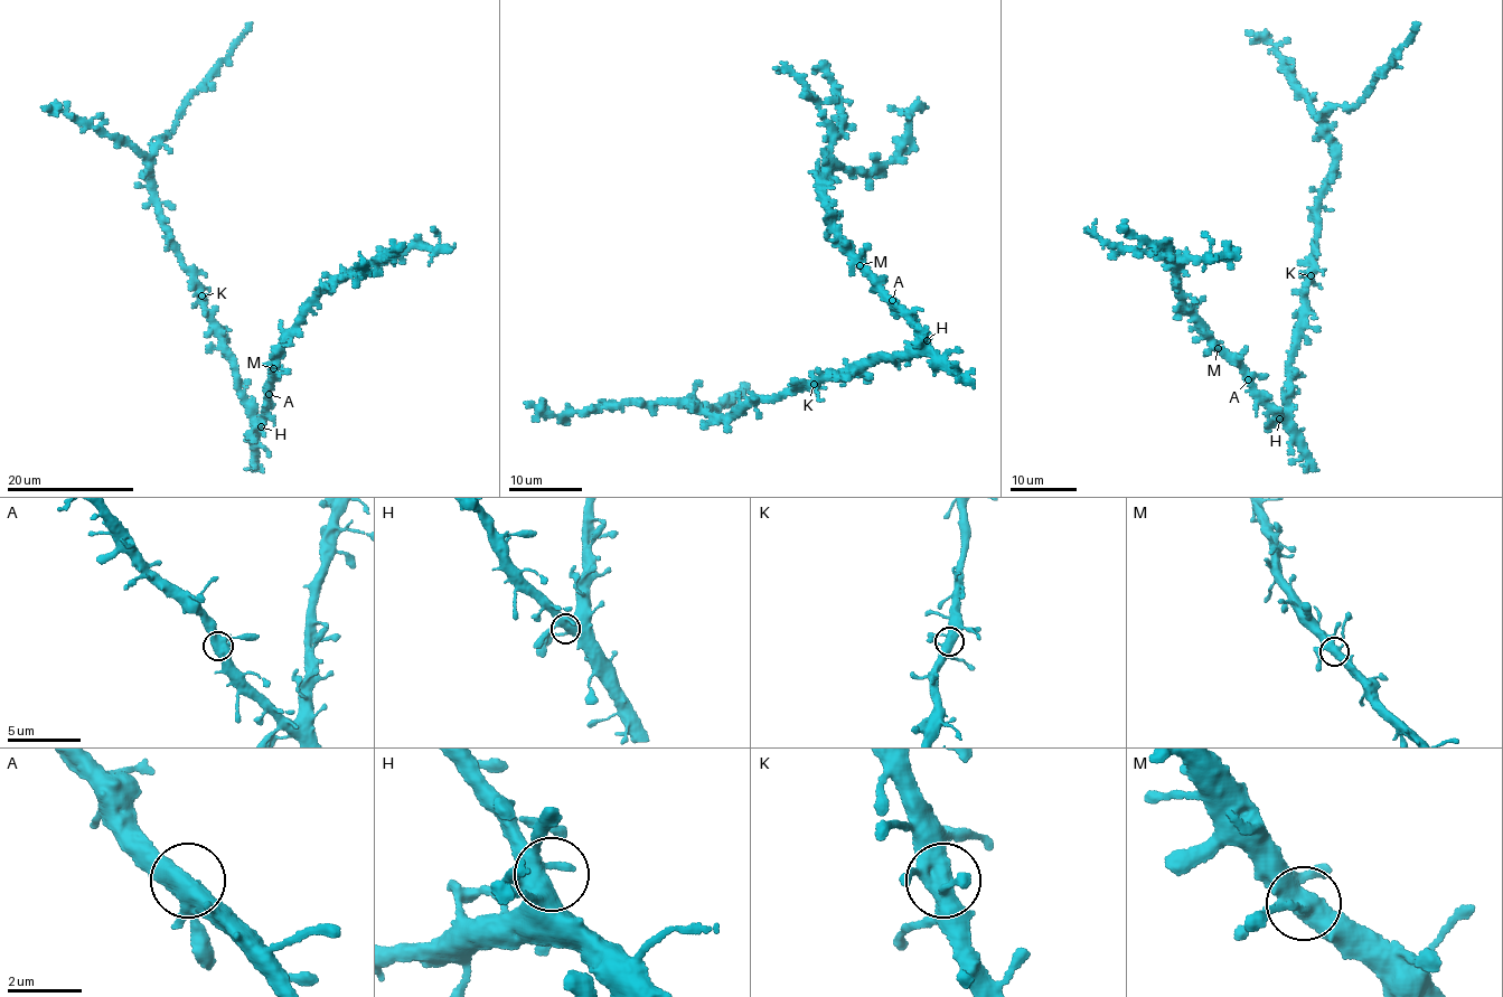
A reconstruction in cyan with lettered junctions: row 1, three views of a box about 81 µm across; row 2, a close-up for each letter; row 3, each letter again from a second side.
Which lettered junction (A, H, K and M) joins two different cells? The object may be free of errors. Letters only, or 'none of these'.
none of these

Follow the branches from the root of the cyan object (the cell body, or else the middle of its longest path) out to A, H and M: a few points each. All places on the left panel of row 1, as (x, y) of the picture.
A: (235, 376), (246, 413), (256, 421), (265, 413), (269, 394)
H: (235, 376), (246, 413), (261, 426)
M: (235, 376), (246, 413), (259, 422), (275, 378), (273, 369)

